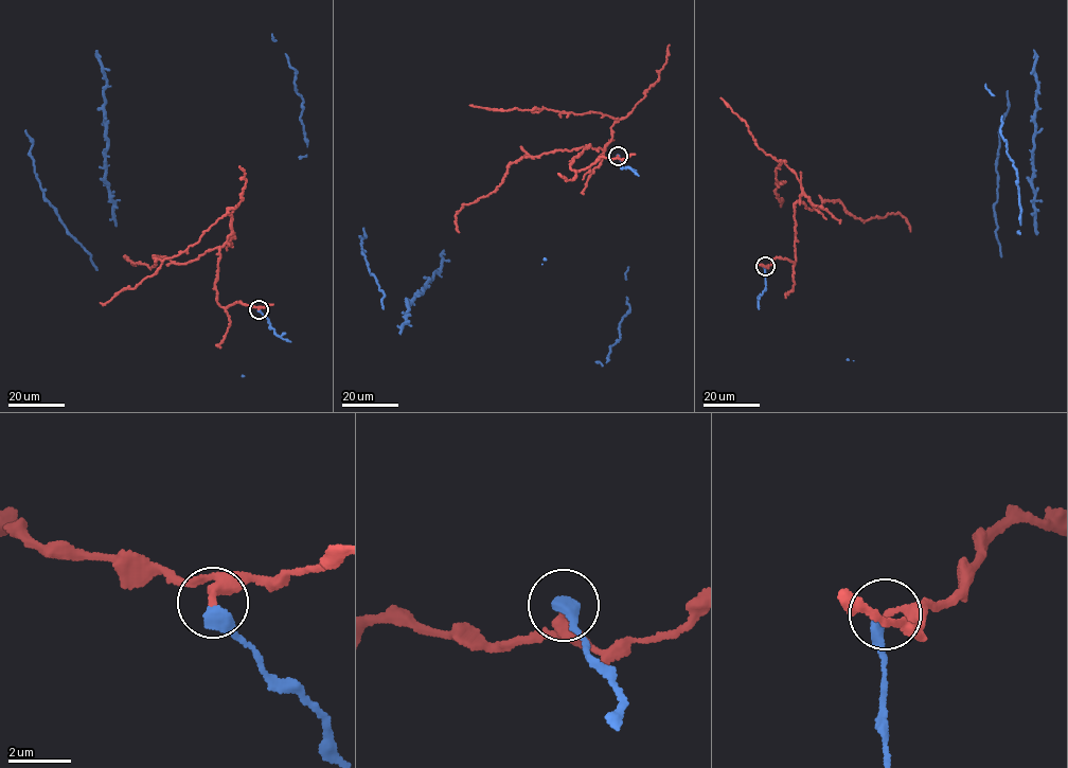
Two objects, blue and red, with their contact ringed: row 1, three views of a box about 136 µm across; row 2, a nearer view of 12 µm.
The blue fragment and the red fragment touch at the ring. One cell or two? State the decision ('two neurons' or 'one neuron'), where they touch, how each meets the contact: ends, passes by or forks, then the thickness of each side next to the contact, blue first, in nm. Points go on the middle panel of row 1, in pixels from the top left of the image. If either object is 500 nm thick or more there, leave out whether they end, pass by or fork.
two neurons; place (618, 156); blue ends; red ends; calibres 480 and 280 nm

